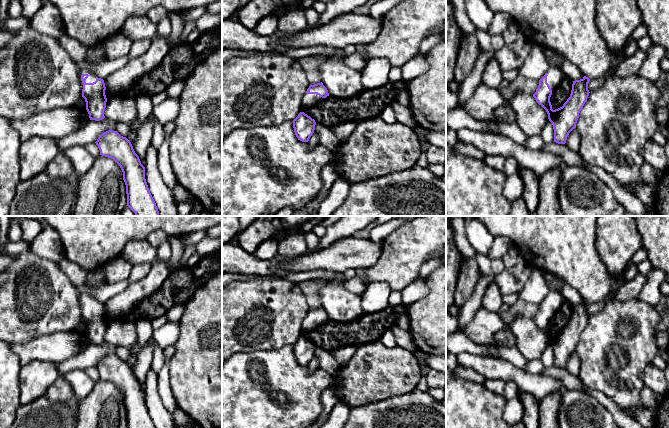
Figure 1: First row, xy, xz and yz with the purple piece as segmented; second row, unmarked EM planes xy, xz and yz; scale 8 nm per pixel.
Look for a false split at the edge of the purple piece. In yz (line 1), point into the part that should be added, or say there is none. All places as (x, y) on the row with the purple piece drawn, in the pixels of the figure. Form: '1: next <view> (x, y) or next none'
1: next yz (555, 76)

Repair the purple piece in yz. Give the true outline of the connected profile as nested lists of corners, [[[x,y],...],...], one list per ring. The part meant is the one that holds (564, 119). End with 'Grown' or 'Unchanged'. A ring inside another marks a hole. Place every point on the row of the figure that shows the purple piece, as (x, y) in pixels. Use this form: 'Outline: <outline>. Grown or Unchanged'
Outline: [[[549,66],[545,75],[539,80],[536,92],[533,94],[536,102],[548,114],[553,125],[554,142],[565,144],[569,133],[576,128],[579,113],[589,96],[588,83],[590,79],[584,76],[573,81],[570,97],[562,107],[553,110],[550,102],[552,91],[563,81],[565,75],[561,68]]]. Grown

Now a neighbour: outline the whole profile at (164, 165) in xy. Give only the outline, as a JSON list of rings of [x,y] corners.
[[[168,139],[162,143],[158,150],[158,170],[163,181],[171,190],[175,189],[179,185],[170,162],[170,143]]]

